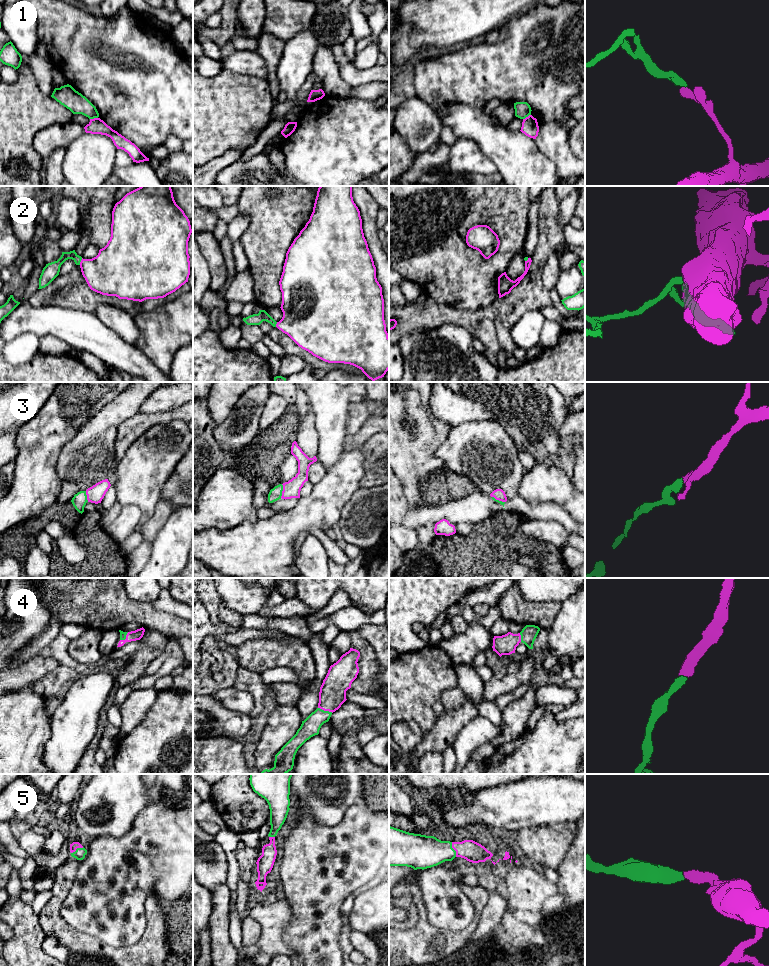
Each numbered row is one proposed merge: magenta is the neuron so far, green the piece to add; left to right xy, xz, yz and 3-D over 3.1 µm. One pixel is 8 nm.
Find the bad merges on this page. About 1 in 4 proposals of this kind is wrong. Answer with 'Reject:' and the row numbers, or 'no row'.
Reject: 1

